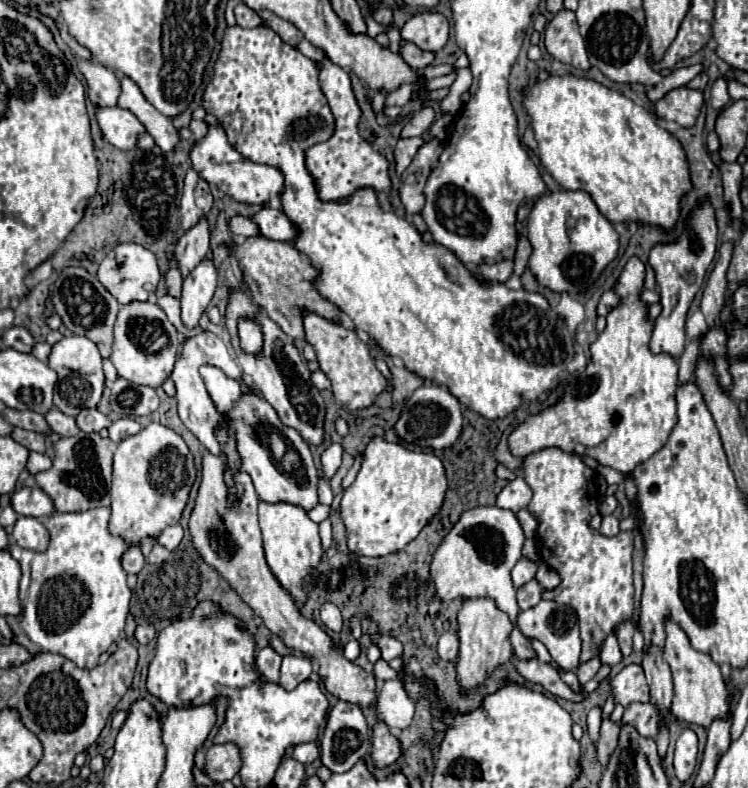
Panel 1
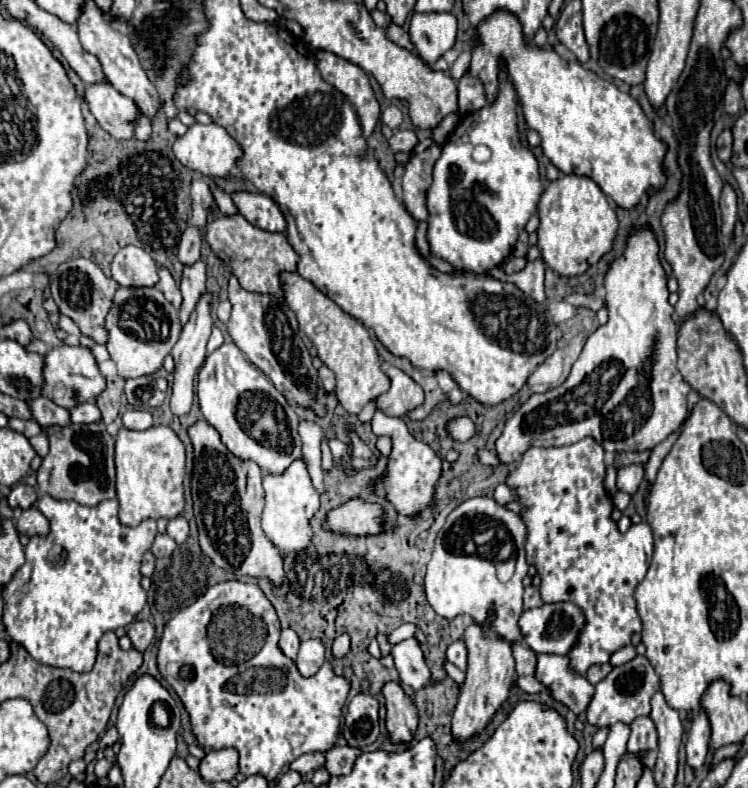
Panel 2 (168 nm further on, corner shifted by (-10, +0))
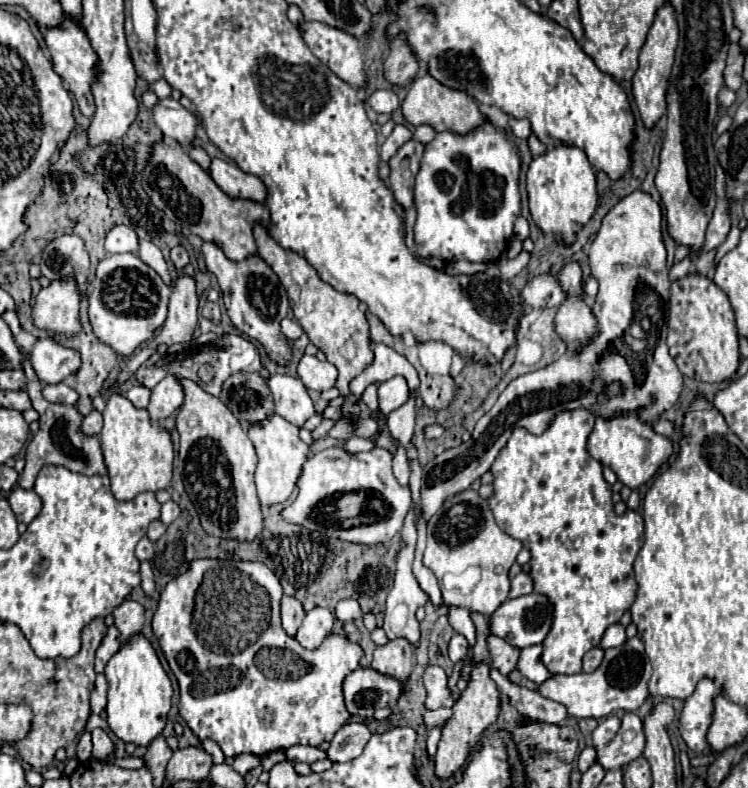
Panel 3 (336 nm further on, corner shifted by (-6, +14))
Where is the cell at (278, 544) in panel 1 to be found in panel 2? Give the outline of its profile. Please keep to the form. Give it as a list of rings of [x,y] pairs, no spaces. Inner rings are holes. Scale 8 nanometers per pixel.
[[[295,459],[283,473],[263,475],[265,487],[265,511],[263,511],[263,531],[277,545],[281,553],[303,551],[311,543],[311,527],[309,519],[319,509],[319,493],[311,485],[311,477],[303,459]]]

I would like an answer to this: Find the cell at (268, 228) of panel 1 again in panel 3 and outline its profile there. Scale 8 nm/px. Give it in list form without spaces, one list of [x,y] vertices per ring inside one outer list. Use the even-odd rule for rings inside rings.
[[[223,159],[211,161],[211,177],[229,197],[249,199],[259,203],[265,203],[267,199],[267,189],[261,183],[261,179],[241,171],[237,165],[227,163]]]

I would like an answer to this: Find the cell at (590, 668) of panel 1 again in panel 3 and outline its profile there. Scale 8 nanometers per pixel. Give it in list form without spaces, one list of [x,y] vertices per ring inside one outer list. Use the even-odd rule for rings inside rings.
[[[593,647],[593,649],[587,651],[585,657],[583,657],[583,671],[585,671],[585,673],[595,671],[595,669],[601,665],[601,661],[603,661],[603,649],[601,649],[601,647]]]

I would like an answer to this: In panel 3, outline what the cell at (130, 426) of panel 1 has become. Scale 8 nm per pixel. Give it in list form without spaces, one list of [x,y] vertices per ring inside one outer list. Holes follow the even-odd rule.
[[[131,387],[129,391],[127,391],[127,399],[137,407],[137,409],[145,409],[147,405],[149,405],[149,395],[151,395],[151,391],[147,389],[147,387]]]

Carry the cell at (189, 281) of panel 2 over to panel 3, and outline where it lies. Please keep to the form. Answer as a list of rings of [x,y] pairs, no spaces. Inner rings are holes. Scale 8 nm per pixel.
[[[181,273],[171,291],[167,321],[155,341],[165,345],[191,341],[191,335],[197,327],[197,307],[199,297],[195,289],[195,279],[191,275]]]

